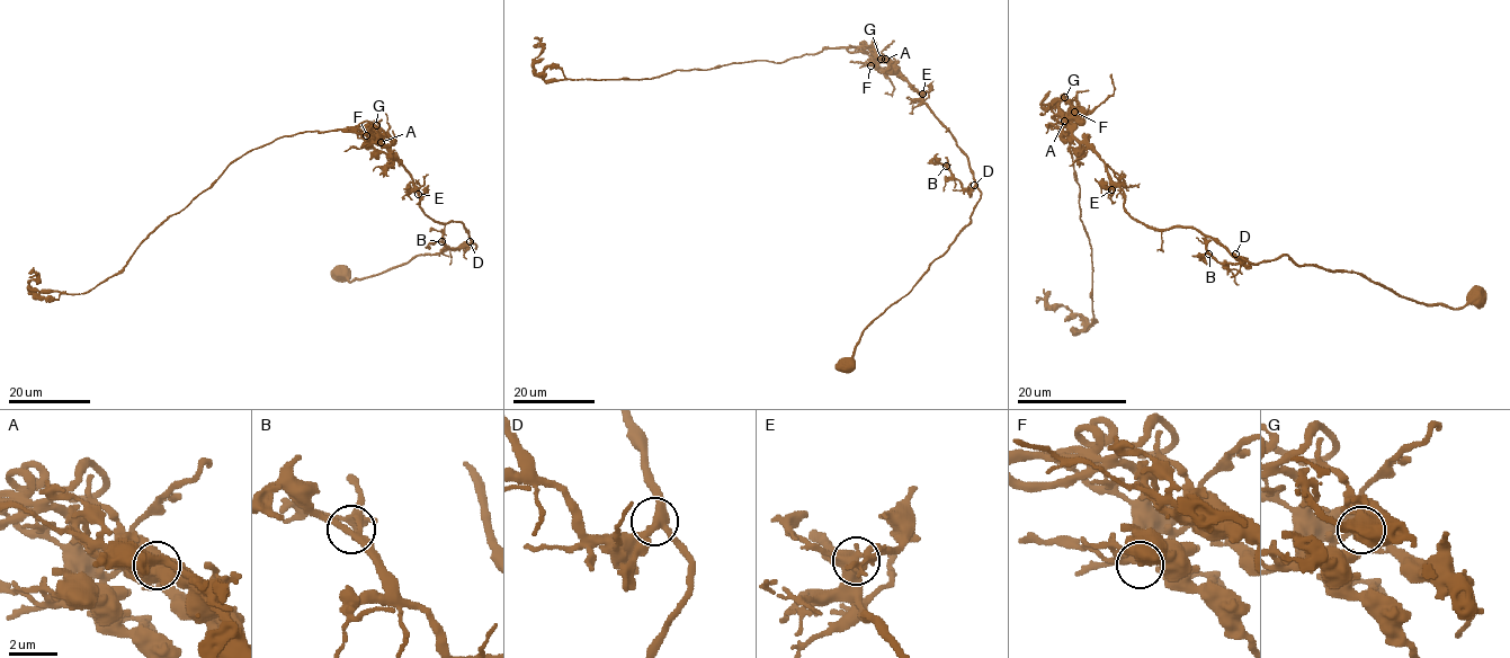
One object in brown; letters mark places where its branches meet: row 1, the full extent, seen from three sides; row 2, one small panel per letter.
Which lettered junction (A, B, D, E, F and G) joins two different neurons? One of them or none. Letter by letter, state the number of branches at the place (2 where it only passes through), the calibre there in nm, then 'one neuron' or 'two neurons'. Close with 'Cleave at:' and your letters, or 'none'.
A: 2 branches meet; 750 nm thick; one neuron
B: 3 branches meet; 240 nm thick; one neuron
D: 3 branches meet; 360 nm thick; one neuron
E: 2 branches meet; 480 nm thick; one neuron
F: 4 branches meet; 380 nm thick; one neuron
G: 3 branches meet; 420 nm thick; one neuron
Cleave at: none

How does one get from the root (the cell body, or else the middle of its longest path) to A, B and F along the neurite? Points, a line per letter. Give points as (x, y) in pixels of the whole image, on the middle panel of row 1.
A: (843, 365), (861, 332), (904, 296), (948, 249), (970, 222), (981, 196), (968, 160), (952, 133), (884, 59)
B: (843, 365), (861, 332), (911, 290), (970, 222), (981, 192), (975, 186), (963, 187), (946, 166)
F: (843, 365), (861, 332), (948, 249), (981, 196), (964, 152), (919, 94), (884, 55), (870, 65)

